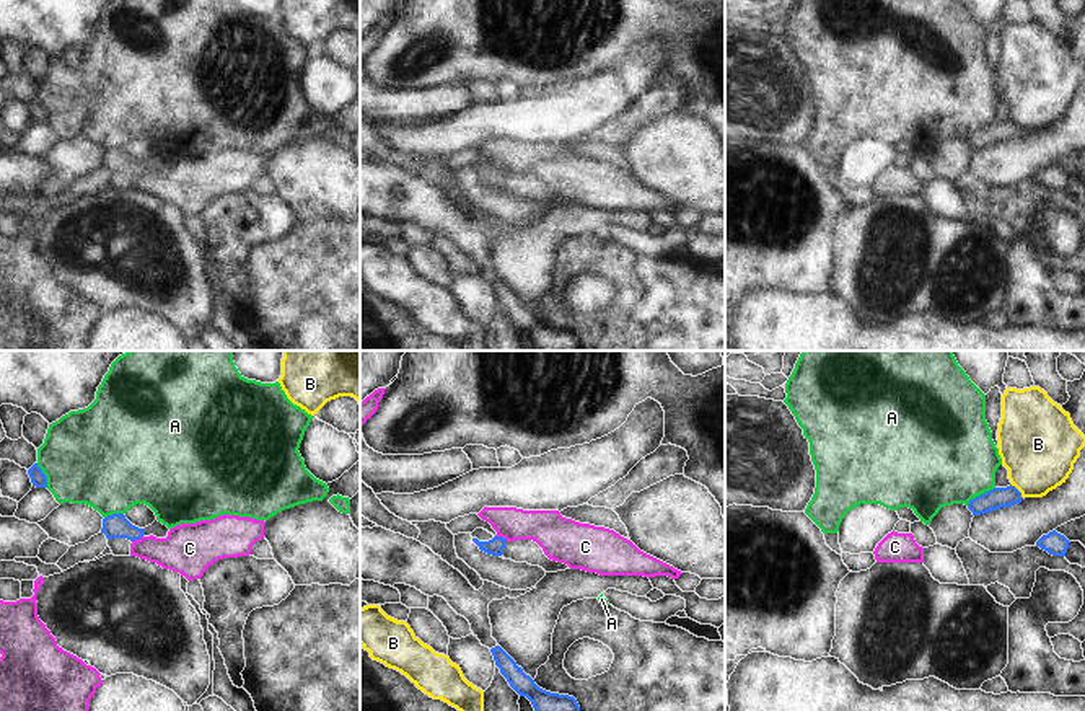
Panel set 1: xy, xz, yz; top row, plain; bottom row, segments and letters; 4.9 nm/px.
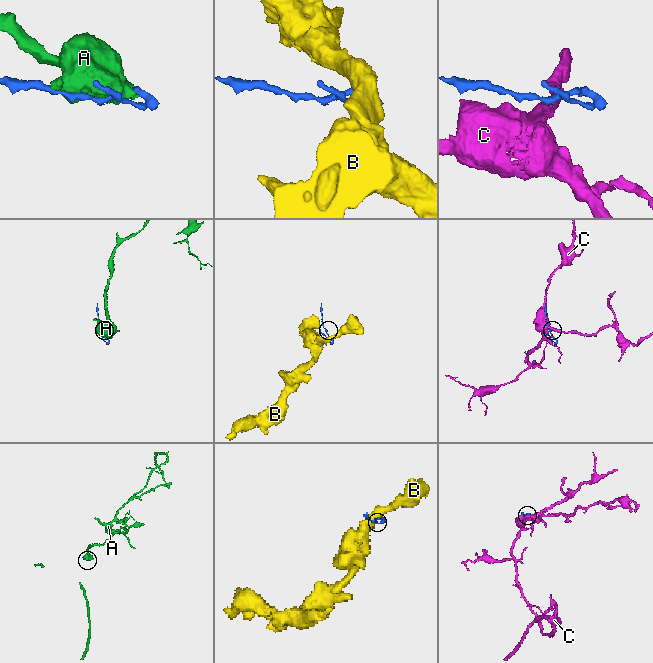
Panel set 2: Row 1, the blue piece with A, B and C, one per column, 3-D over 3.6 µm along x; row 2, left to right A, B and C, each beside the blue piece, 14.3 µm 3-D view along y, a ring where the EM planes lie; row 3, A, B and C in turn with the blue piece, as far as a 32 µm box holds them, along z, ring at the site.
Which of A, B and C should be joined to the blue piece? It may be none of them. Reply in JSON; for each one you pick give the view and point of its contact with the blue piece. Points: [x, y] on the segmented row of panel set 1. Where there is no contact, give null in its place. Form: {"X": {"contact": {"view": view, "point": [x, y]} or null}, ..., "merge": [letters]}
{"merge": []}

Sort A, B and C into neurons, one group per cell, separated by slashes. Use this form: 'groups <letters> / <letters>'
groups A / B / C

